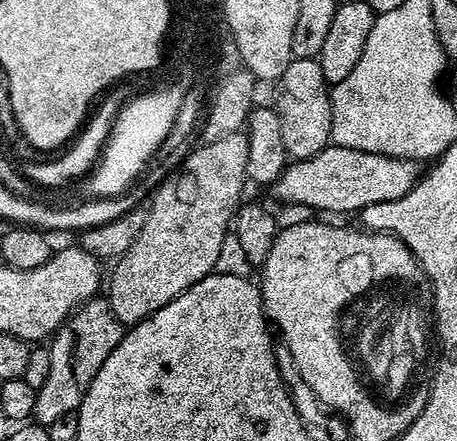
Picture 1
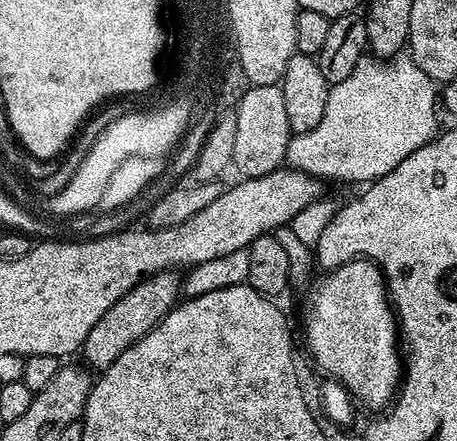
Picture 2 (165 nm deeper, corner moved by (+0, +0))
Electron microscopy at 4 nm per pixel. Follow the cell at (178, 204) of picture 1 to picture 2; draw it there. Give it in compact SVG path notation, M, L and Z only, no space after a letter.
M175 271L156 272L153 276L145 276L122 298L118 298L118 302L114 302L114 306L110 306L110 310L106 310L102 318L98 318L94 330L90 330L84 343L82 357L84 356L85 362L83 363L89 369L109 368L118 358L118 354L130 350L134 342L144 337L174 307L181 292L182 280Z

